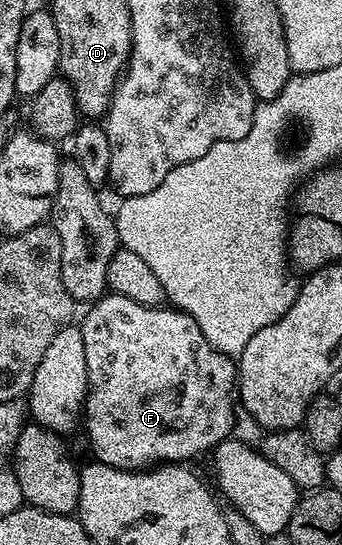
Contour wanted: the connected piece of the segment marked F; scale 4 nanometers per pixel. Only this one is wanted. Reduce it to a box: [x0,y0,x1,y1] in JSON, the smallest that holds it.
[80,293,236,471]

